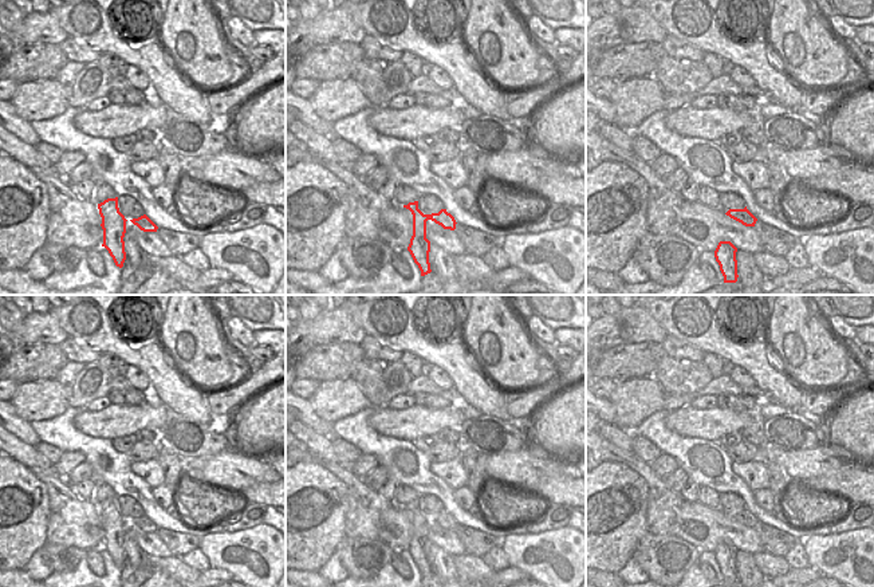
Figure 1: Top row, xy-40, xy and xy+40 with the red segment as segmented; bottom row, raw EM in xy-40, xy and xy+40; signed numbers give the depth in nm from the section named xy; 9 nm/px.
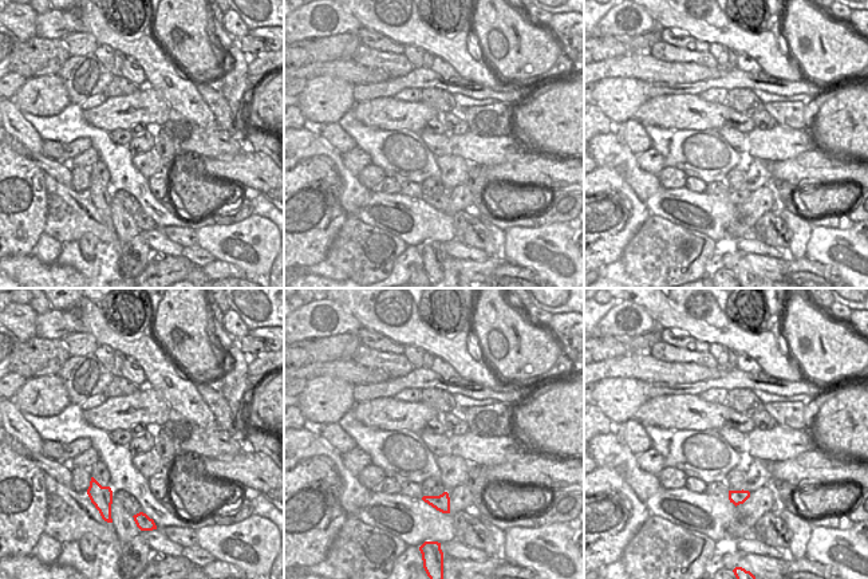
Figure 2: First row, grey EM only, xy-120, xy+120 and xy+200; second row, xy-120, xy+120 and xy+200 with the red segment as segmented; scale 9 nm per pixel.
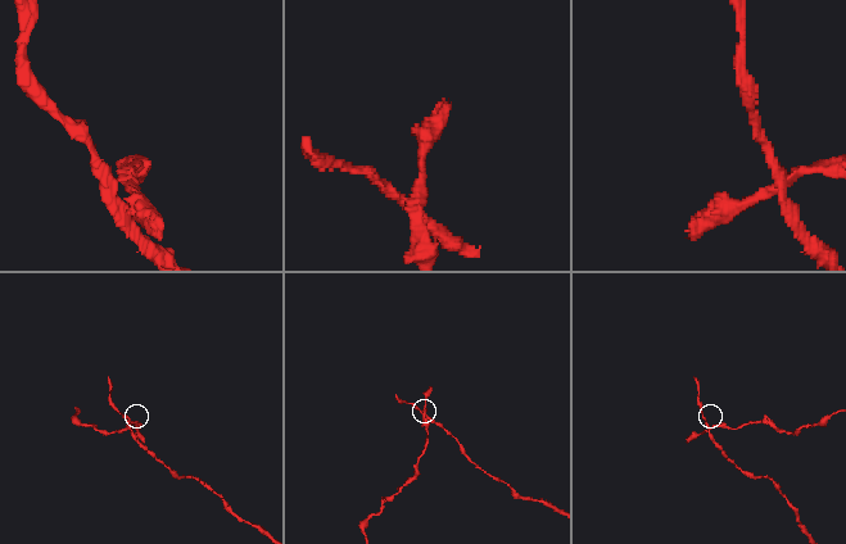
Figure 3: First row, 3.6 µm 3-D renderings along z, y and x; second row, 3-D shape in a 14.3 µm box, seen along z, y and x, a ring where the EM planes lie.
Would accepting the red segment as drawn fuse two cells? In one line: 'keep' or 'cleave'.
cleave

